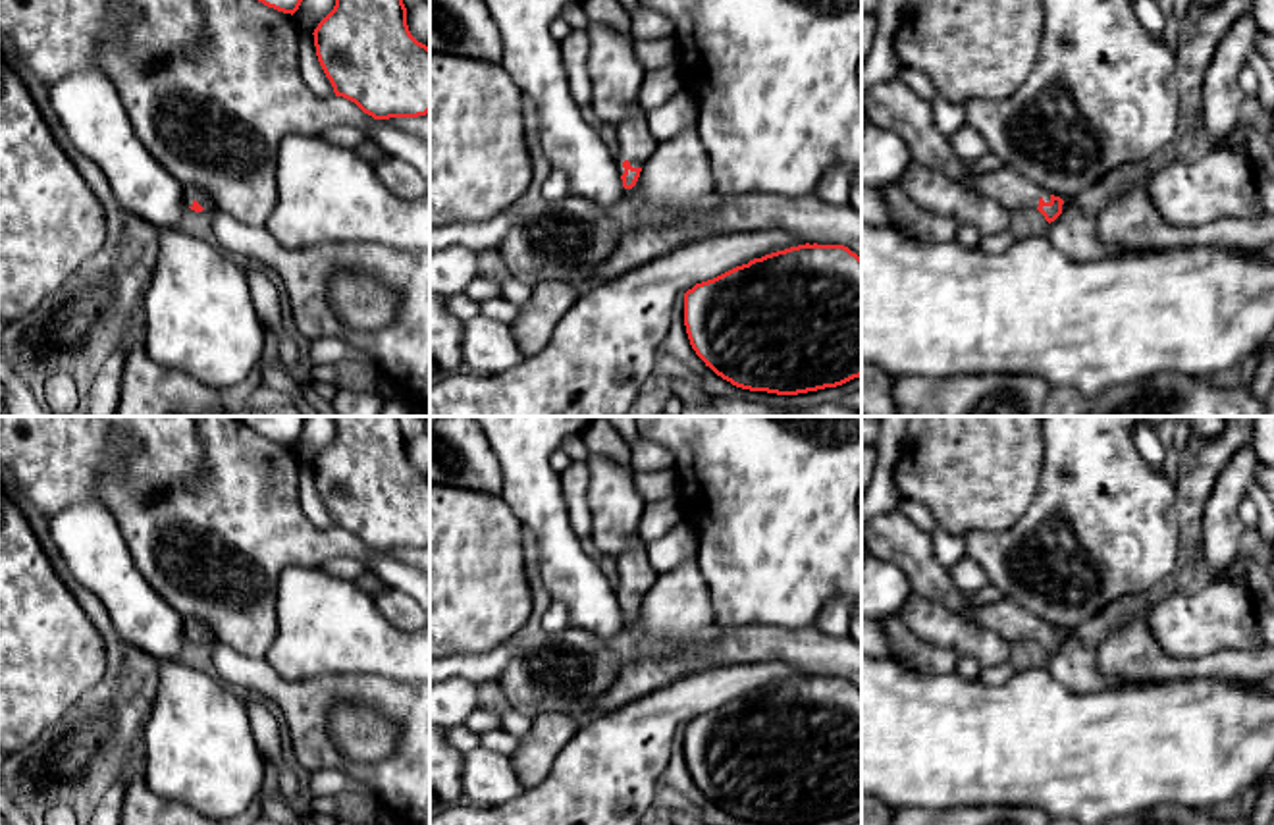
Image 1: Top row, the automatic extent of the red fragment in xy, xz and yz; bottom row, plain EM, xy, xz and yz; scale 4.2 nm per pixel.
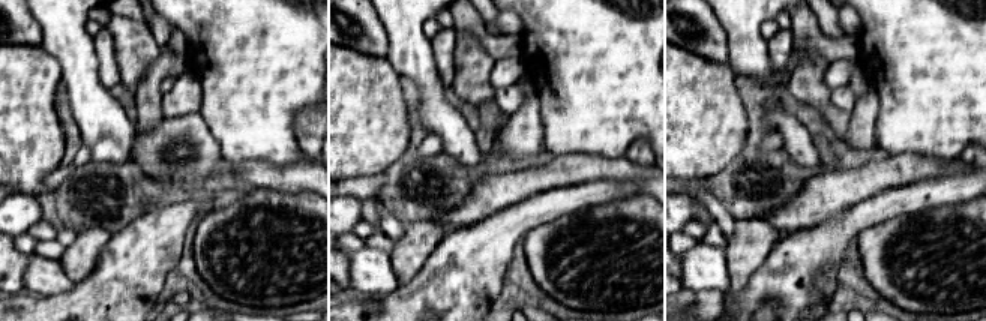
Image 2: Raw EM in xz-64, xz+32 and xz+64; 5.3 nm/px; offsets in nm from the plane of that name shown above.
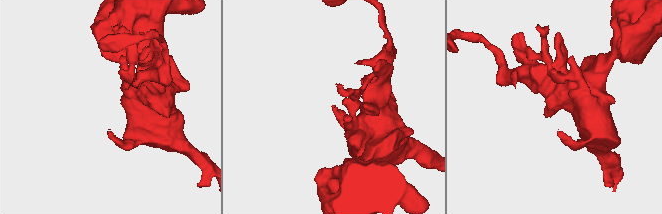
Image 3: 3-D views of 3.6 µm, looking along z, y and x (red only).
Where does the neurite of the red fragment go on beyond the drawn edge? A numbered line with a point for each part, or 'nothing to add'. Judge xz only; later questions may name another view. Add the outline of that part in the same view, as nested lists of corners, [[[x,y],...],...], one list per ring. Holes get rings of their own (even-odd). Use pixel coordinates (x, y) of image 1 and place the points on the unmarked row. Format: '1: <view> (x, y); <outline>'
1: xz (636, 575); [[[638,530],[632,536],[632,544],[615,559],[619,571],[619,586],[615,594],[619,598],[619,605],[623,607],[623,594],[628,592],[632,599],[642,599],[657,580],[657,572],[650,565],[646,544],[638,536]]]

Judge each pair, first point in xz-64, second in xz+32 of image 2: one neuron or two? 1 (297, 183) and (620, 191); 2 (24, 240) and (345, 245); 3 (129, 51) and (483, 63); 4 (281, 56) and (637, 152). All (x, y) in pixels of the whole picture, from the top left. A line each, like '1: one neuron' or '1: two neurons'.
1: two neurons
2: one neuron
3: one neuron
4: two neurons

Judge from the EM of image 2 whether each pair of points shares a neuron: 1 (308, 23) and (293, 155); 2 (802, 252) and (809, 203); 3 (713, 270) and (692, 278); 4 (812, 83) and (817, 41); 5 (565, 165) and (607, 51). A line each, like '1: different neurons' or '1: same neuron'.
1: same neuron
2: different neurons
3: same neuron
4: different neurons
5: different neurons

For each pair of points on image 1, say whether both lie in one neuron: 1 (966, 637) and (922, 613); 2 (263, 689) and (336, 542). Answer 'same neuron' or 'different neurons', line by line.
1: same neuron
2: different neurons

